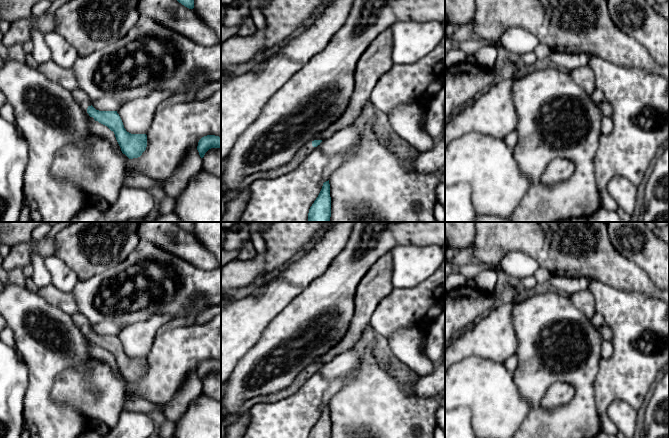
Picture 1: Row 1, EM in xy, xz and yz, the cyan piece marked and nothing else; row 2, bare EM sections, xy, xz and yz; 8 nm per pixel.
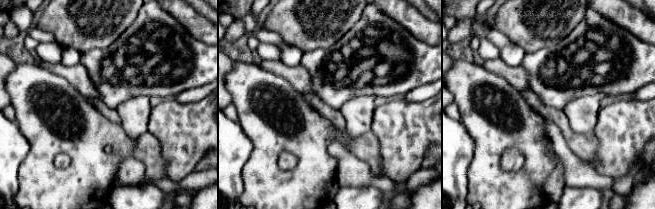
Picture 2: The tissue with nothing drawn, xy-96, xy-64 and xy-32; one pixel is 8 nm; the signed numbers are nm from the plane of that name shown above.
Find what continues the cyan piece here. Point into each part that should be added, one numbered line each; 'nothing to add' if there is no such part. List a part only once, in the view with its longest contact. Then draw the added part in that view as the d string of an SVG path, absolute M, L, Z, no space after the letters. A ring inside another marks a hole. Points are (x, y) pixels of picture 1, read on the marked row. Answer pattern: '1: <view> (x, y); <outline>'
1: xy (80, 96); M77 88L77 89L74 89L72 91L70 91L73 98L79 103L80 107L82 108L83 112L88 116L89 114L87 113L87 108L89 106L91 106L91 101L88 97L88 95L83 91L81 90L80 88ZM90 117L92 120L94 120L93 117Z

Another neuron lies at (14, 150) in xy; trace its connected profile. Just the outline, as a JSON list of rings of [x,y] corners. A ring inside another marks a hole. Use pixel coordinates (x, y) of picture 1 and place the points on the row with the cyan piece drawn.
[[[0,115],[0,222],[18,222],[23,203],[23,176],[25,169],[29,162],[29,145],[28,142],[22,137],[17,129],[15,123],[10,123],[3,119]]]

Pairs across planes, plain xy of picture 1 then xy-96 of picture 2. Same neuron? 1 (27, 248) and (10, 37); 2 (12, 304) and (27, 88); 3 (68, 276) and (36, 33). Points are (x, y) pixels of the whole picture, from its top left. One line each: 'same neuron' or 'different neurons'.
1: same neuron
2: same neuron
3: same neuron

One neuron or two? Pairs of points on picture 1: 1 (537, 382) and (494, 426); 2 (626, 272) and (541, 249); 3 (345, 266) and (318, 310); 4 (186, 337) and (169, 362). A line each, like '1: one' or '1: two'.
1: two
2: one
3: one
4: one

